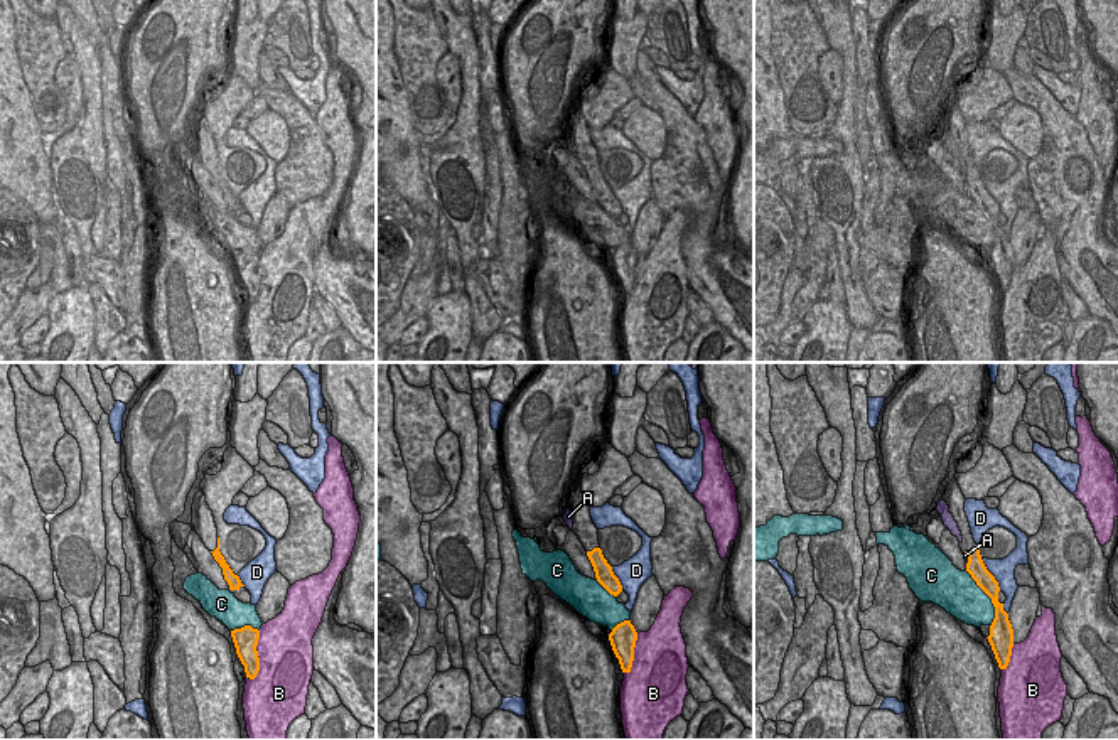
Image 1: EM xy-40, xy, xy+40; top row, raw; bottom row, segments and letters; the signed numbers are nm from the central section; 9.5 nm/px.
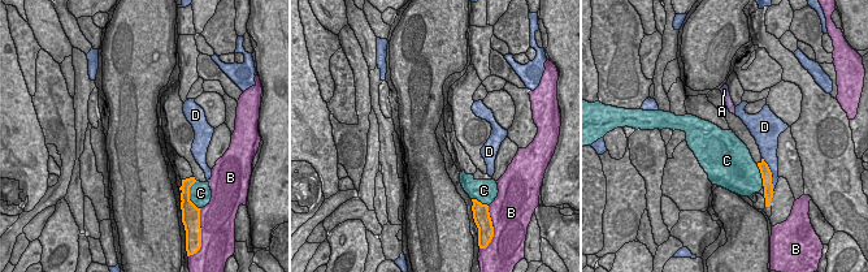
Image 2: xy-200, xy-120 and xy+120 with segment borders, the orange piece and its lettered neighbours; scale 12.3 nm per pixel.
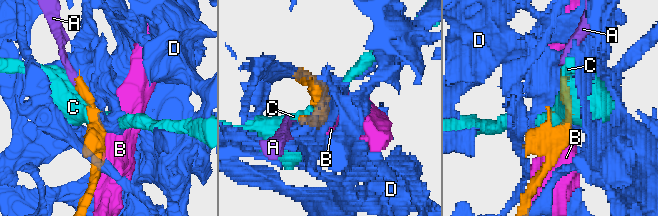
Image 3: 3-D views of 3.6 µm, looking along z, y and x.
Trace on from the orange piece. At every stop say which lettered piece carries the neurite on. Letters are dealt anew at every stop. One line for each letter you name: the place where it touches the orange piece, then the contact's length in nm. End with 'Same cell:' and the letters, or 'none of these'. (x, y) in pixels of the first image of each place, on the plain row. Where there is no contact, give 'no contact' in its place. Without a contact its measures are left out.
Same cell: none of these

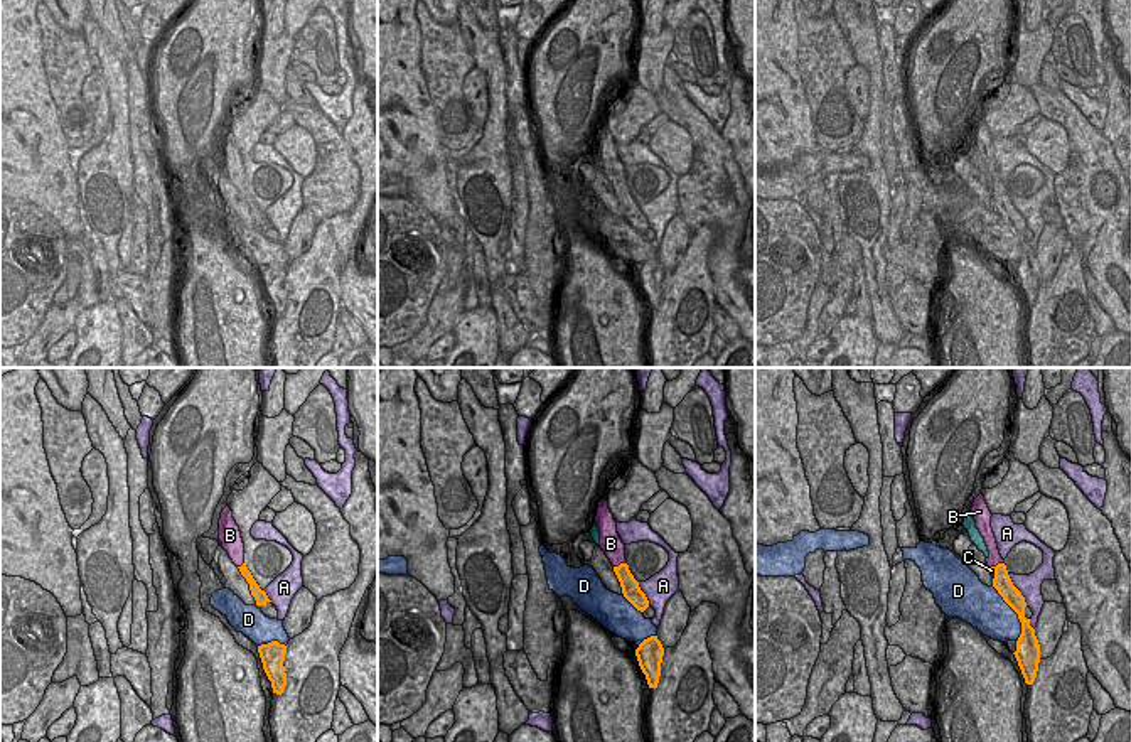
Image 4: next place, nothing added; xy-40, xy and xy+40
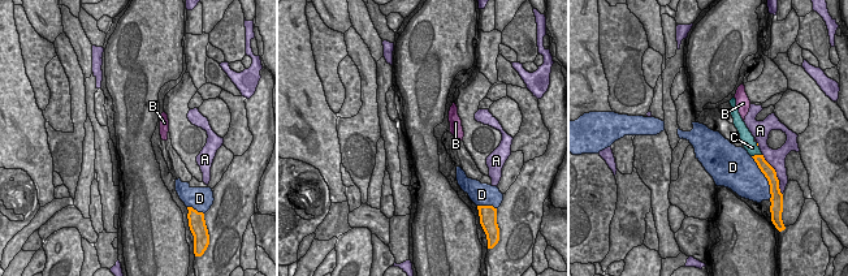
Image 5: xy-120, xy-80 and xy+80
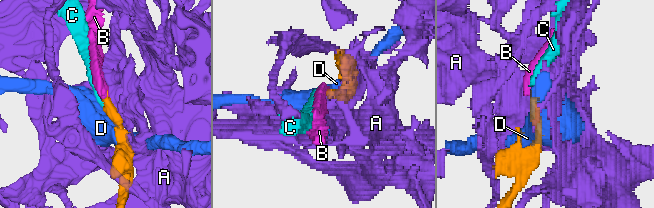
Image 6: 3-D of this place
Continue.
B: meets orange in xy-40 at (245, 182); contact 160 nm long
Same cell: B

